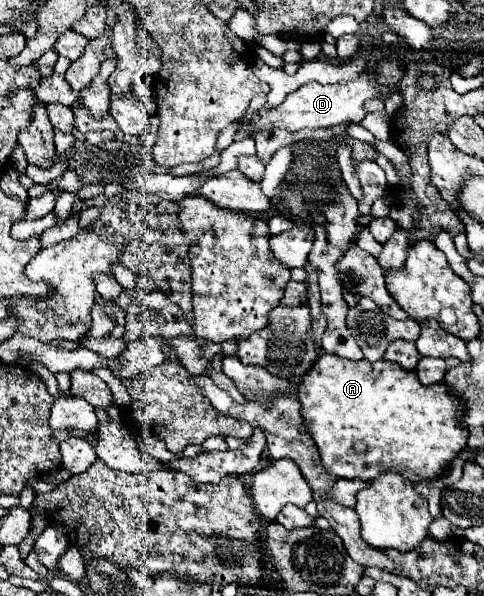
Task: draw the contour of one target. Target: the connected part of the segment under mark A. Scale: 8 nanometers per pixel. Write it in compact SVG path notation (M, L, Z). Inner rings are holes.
M323 354L313 368L303 376L297 398L301 402L301 416L305 420L305 432L315 440L321 460L329 472L337 478L373 480L381 472L397 472L411 482L439 478L455 460L455 456L467 446L467 430L459 424L463 408L457 398L451 398L447 386L419 384L415 370L405 370L395 362L379 360L345 360L337 354Z

